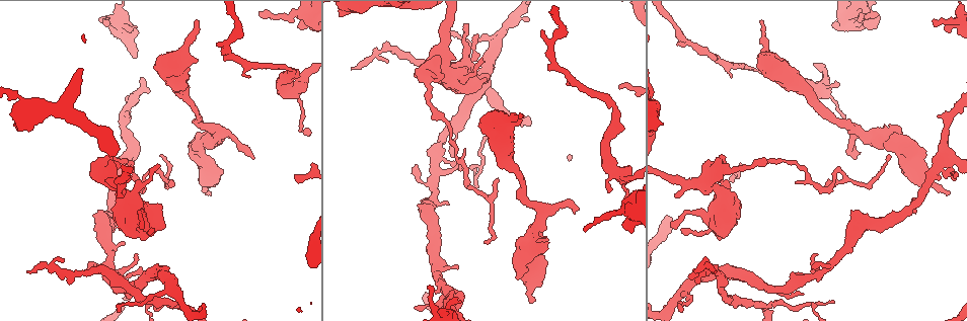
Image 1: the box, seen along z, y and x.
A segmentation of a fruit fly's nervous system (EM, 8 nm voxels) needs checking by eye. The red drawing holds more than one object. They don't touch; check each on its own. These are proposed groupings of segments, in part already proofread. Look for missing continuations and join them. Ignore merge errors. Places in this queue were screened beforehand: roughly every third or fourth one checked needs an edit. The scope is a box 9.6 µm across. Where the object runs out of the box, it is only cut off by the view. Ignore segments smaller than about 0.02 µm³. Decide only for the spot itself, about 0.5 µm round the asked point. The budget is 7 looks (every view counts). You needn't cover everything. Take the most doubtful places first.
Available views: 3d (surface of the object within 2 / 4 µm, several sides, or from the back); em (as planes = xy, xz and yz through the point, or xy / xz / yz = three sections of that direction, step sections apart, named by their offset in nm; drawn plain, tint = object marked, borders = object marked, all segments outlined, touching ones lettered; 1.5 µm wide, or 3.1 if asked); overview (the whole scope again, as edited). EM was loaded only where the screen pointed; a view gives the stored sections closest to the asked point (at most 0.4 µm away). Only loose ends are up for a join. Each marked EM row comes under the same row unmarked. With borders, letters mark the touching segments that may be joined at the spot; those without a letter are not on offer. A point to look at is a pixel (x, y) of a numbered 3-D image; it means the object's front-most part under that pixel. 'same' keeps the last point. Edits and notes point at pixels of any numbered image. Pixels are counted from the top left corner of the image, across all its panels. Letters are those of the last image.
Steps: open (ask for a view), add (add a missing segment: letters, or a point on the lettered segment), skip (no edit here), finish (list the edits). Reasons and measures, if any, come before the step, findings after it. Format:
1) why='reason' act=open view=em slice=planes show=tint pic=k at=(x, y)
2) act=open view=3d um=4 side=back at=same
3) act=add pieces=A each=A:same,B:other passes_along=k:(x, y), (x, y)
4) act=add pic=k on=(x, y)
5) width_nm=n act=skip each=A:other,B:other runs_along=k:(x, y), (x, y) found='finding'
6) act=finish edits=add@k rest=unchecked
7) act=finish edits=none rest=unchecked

why='thin end' act=open view=3d um=4 side=back pic=1 at=(352, 69)

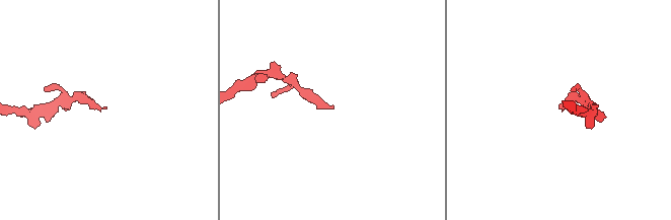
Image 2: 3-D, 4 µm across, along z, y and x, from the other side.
why='shape alone is not enough' act=open view=em slice=yz step=4 show=borders pic=2 at=(331, 106)

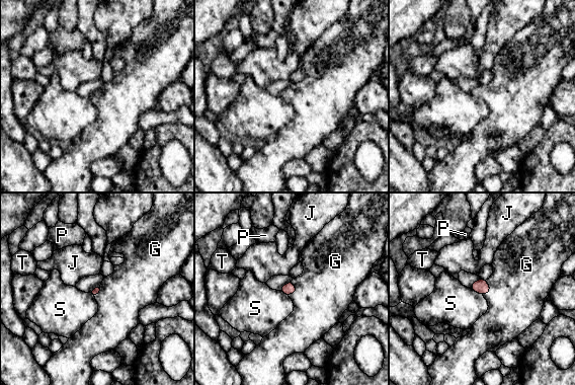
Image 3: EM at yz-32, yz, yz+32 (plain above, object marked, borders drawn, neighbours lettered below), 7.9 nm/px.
act=add pieces=G each=G:same,J:other,P:other,S:other,T:other passes_along=3:(288, 289), (296, 290), (326, 288) found='it goes on there'

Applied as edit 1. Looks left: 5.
act=open view=3d um=2 pic=1 at=(124, 242)

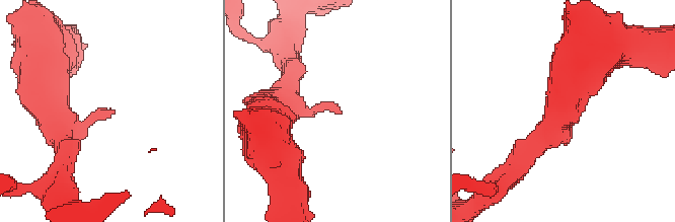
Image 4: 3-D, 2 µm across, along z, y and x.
act=open view=em slice=planes show=borders pic=4 at=(342, 112)

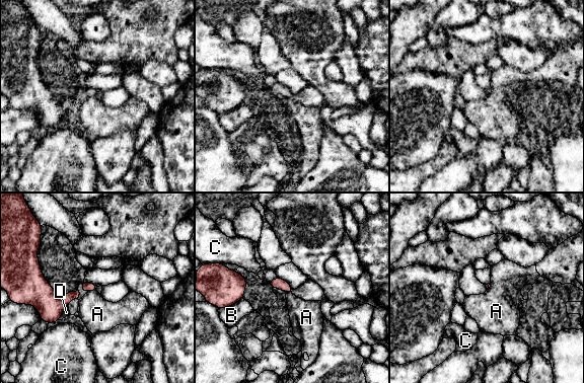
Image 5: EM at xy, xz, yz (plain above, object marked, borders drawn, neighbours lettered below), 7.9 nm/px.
act=skip each=A:other,B:other,C:other,D:other border=5:(95, 289), (88, 292) found='no lettered segment goes on from it'

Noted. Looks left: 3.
why='branch stops here' act=open view=3d um=2 pic=1 at=(533, 302)

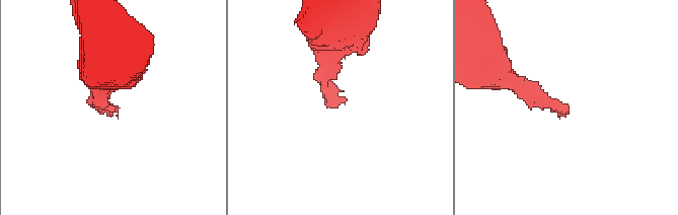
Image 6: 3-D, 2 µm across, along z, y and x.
act=open view=em slice=planes show=borders pic=6 at=(345, 100)

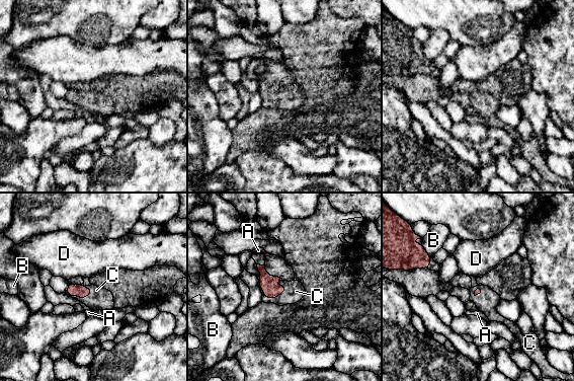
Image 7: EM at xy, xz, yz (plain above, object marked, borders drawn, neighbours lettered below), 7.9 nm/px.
act=add pieces=C each=A:other,B:other,C:same,D:other passes_along=7:(270, 291), (271, 298), (296, 291) found='it goes on there'

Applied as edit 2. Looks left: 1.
act=finish edits=add@3,add@7 rest=unchecked

